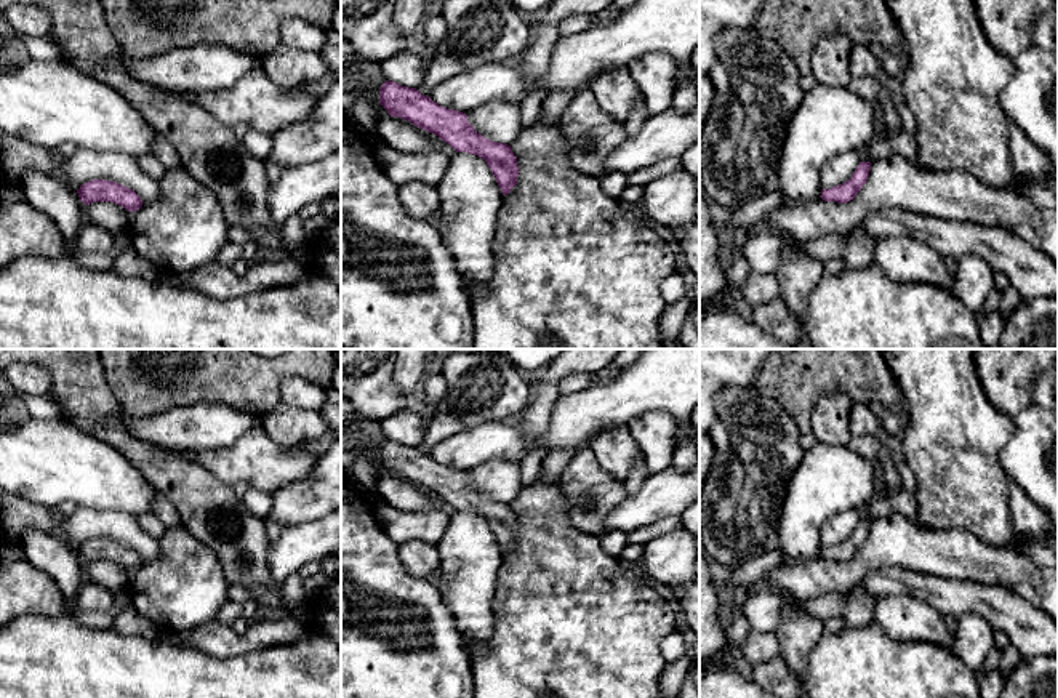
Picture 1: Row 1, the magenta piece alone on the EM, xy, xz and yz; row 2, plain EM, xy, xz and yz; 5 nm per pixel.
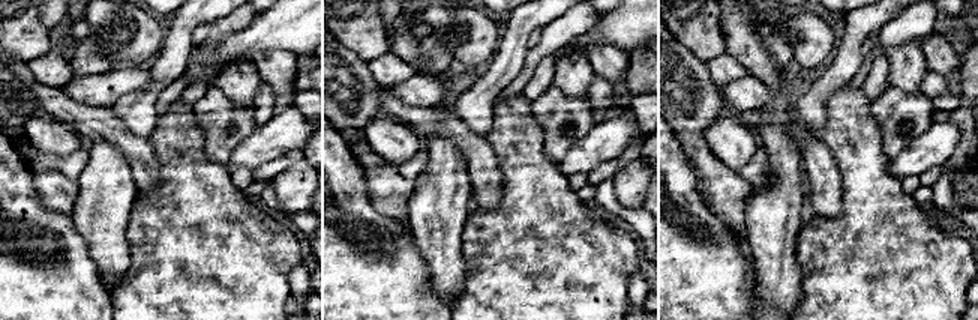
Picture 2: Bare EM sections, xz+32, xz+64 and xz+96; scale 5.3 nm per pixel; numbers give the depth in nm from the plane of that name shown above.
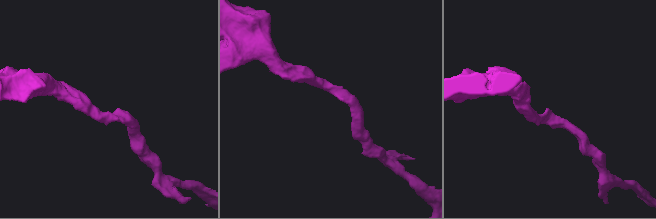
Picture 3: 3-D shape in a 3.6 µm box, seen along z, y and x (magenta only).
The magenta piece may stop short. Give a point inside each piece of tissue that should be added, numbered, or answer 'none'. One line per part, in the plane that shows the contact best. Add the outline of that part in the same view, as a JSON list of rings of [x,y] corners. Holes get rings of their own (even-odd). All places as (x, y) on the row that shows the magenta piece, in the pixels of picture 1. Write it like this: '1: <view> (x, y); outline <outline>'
none

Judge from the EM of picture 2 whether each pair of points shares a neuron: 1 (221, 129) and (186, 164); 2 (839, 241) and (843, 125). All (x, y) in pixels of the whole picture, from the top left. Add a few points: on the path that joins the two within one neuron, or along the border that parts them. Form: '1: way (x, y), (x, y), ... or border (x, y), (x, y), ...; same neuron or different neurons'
1: border (192, 113), (203, 134), (204, 155), (225, 167); different neurons
2: way (857, 212), (857, 153); same neuron

